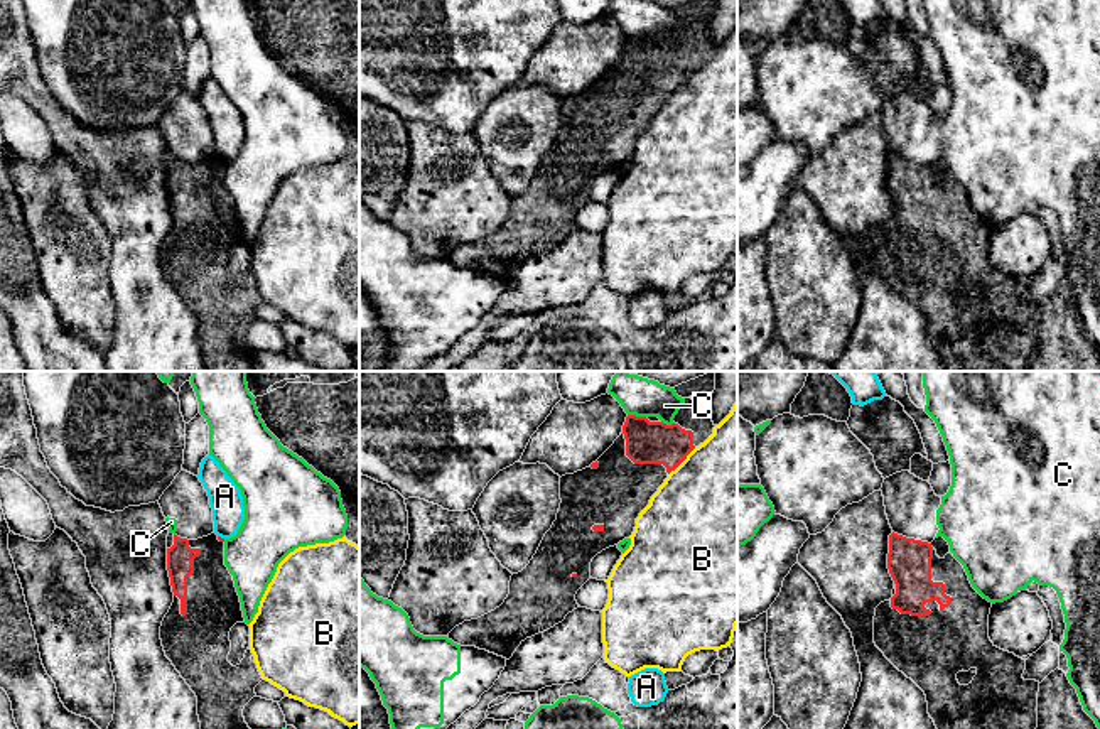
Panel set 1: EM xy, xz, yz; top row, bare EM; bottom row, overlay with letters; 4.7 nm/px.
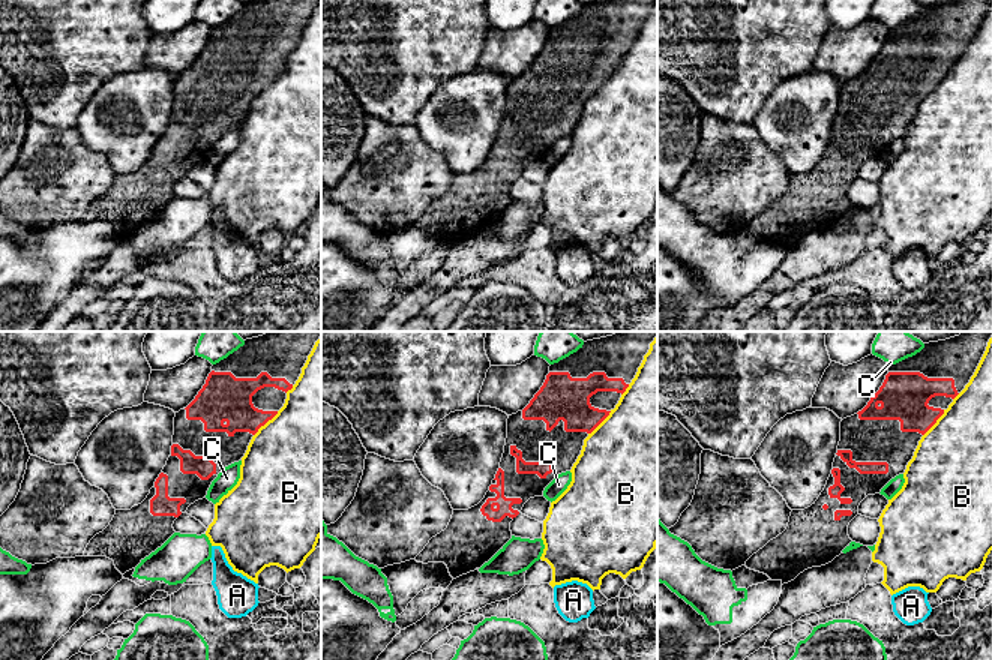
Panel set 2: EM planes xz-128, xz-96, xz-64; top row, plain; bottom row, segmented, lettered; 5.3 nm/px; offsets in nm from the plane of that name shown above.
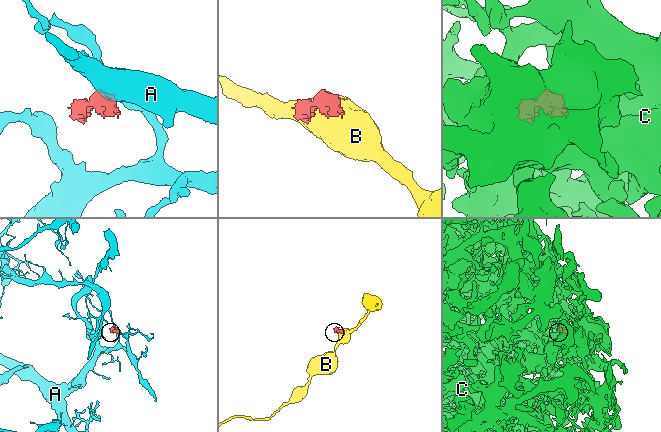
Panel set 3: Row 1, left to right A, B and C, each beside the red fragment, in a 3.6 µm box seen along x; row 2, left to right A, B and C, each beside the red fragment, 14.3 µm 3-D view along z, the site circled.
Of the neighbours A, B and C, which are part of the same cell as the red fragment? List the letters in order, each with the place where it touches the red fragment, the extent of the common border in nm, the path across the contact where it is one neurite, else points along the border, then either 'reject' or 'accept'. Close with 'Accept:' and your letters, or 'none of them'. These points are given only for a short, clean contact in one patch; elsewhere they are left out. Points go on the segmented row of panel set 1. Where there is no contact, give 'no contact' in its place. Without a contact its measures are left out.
A: contact xy (220, 537); length 40 nm; border xy (218, 535), (225, 539); reject
B: contact xz (682, 461); length 190 nm; reject
C: contact xz (635, 415); length 90 nm; reject
Accept: none of them

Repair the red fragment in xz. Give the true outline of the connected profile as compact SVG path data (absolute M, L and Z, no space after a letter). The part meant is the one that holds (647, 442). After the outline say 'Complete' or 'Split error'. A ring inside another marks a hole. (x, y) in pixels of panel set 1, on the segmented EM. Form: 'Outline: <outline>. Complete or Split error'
Outline: M685 398L671 425L658 417L628 415L621 435L596 462L560 478L562 503L557 520L530 564L511 575L504 602L477 619L456 626L447 638L461 646L476 646L510 660L526 638L553 628L577 609L575 594L590 579L592 559L633 535L636 518L668 474L714 434L709 398Z. Split error

